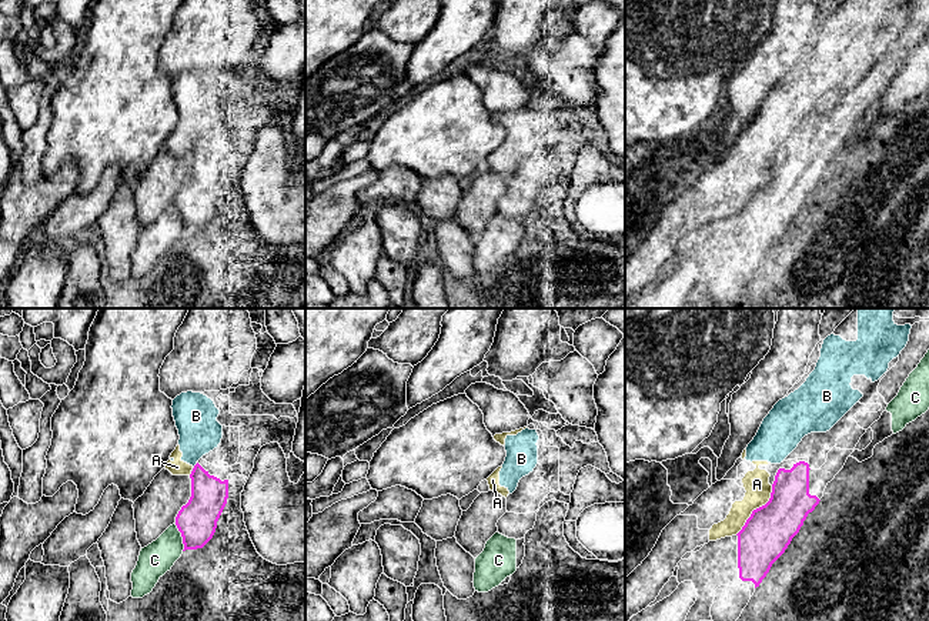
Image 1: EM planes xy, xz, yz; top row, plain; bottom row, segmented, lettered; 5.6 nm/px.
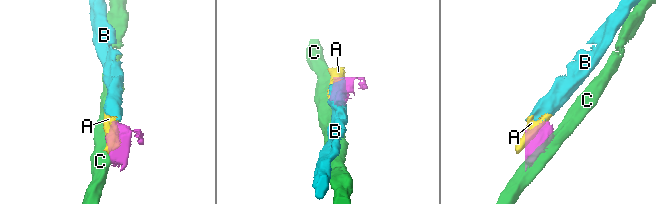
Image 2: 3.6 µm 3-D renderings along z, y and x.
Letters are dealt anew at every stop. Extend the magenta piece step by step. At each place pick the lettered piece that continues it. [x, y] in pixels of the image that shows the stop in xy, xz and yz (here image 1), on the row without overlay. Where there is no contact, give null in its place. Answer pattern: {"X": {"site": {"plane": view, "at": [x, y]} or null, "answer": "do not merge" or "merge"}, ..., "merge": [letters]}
{"A": {"site": {"plane": "yz", "at": [757, 189]}, "answer": "do not merge"}, "B": {"site": {"plane": "xy", "at": [196, 144]}, "answer": "do not merge"}, "C": {"site": {"plane": "xy", "at": [181, 216]}, "answer": "do not merge"}, "merge": []}

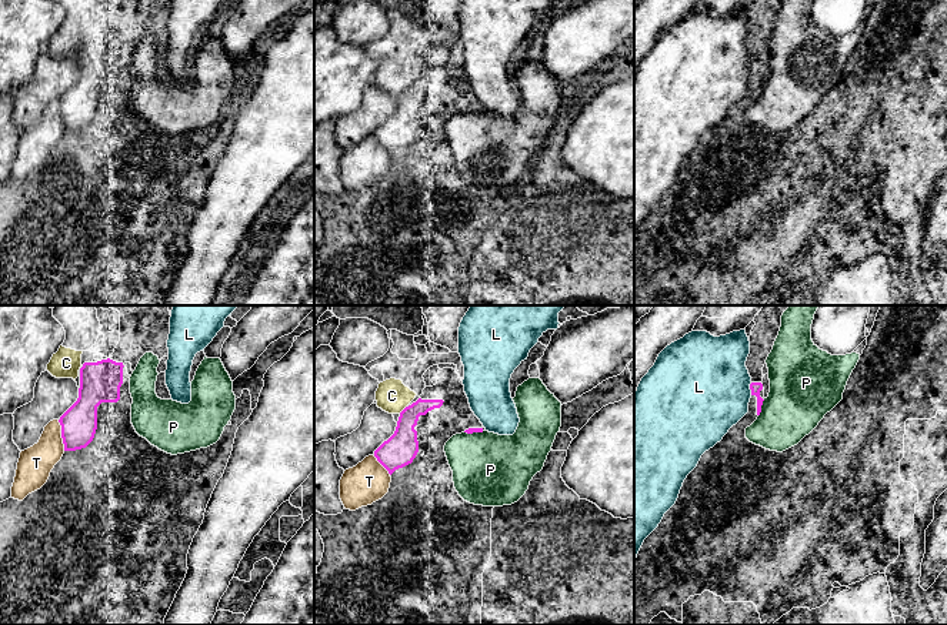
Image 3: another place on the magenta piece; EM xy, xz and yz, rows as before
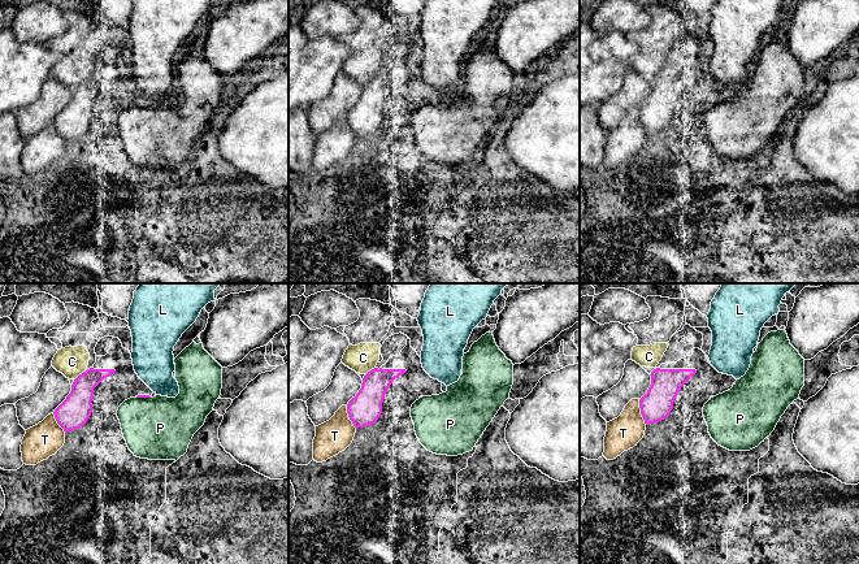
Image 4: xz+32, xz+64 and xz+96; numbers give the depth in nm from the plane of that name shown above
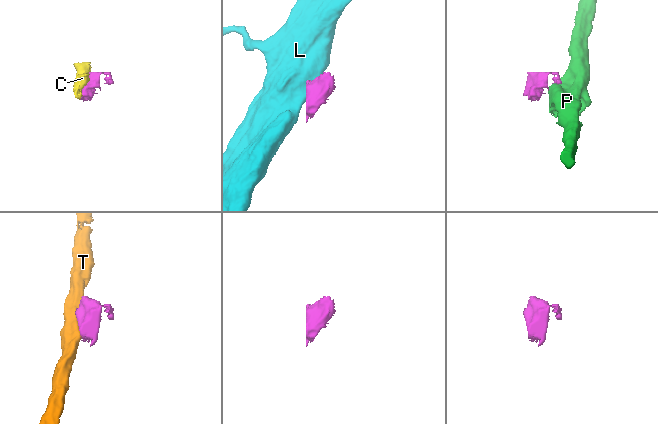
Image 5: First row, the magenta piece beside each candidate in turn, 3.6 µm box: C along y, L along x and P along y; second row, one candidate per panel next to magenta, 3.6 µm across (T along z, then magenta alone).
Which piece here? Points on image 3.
{"C": {"site": {"plane": "xz", "at": [403, 90]}, "answer": "do not merge"}, "L": {"site": {"plane": "yz", "at": [750, 69]}, "answer": "do not merge"}, "P": {"site": {"plane": "yz", "at": [760, 89]}, "answer": "do not merge"}, "T": {"site": {"plane": "xy", "at": [62, 116]}, "answer": "do not merge"}, "merge": []}

